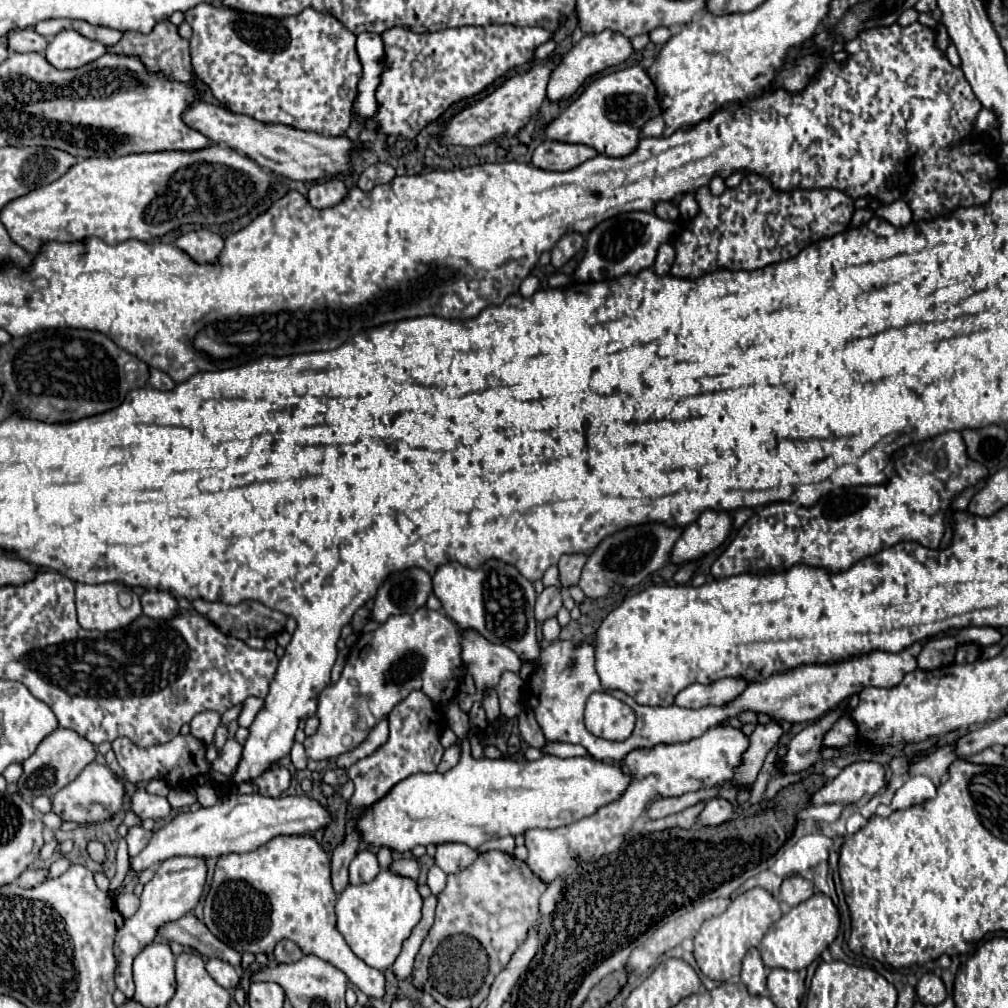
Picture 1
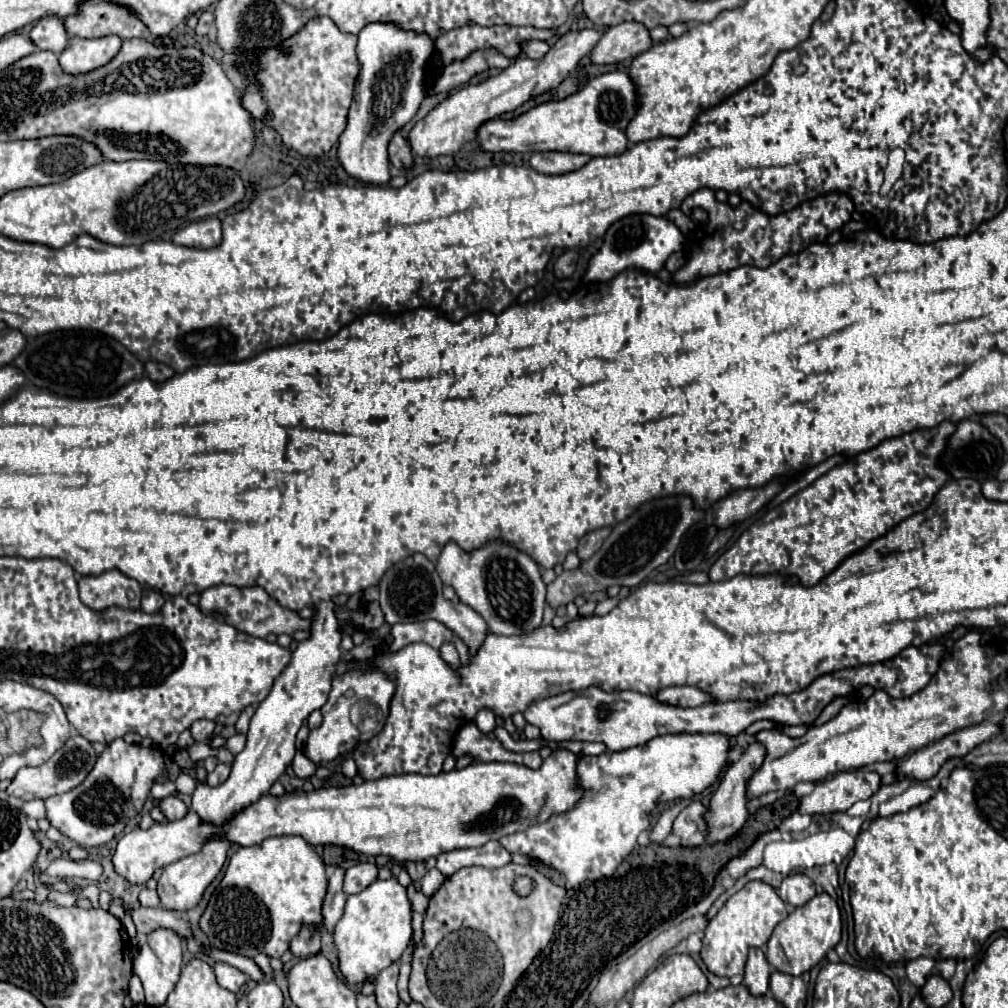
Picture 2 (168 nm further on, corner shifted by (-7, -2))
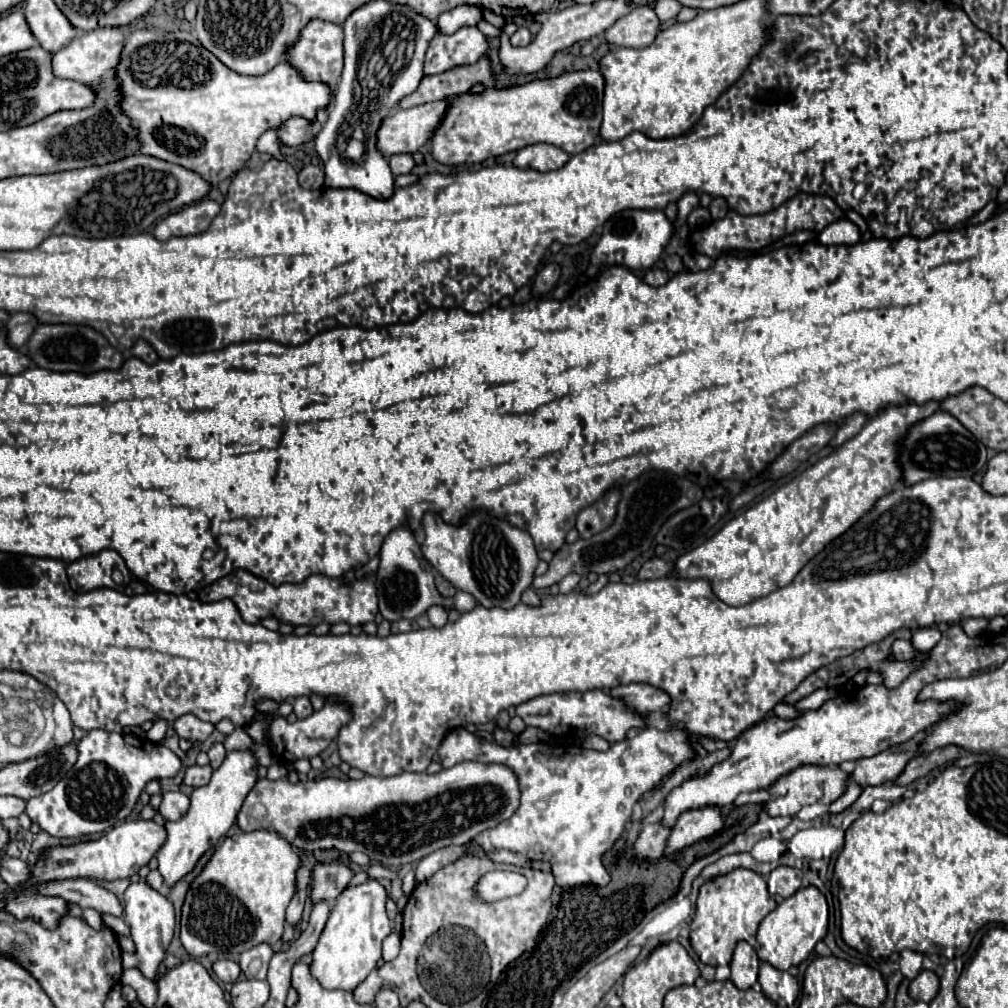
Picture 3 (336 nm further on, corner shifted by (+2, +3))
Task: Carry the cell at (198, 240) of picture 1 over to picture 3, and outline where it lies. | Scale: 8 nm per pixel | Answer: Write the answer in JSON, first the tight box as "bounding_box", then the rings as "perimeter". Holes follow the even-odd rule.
{"bounding_box":[155,199,221,239],"perimeter":[[[201,199],[193,205],[187,205],[183,207],[181,211],[177,213],[171,213],[167,215],[163,221],[159,221],[155,225],[155,239],[171,239],[173,235],[195,235],[195,233],[201,233],[205,231],[213,217],[221,211],[221,207],[211,201],[211,199]]]}

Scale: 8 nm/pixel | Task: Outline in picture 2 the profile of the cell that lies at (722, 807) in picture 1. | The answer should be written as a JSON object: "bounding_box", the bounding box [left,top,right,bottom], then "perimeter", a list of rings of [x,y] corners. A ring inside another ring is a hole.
{"bounding_box":[672,802,706,846],"perimeter":[[[692,802],[680,812],[674,822],[672,834],[682,838],[682,846],[700,846],[706,842],[706,806]]]}

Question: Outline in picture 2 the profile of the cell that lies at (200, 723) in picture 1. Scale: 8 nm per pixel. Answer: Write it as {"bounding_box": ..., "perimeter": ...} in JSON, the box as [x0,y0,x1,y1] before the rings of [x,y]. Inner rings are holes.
{"bounding_box":[190,720,216,742],"perimeter":[[[196,720],[192,726],[190,726],[190,732],[192,732],[192,738],[196,742],[204,742],[208,736],[212,736],[216,724],[212,720]]]}

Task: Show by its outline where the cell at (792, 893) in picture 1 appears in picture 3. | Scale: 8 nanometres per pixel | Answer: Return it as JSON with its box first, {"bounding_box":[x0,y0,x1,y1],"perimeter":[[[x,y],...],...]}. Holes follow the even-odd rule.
{"bounding_box":[767,865,801,899],"perimeter":[[[781,865],[769,873],[767,885],[769,885],[771,895],[779,895],[787,899],[801,887],[801,871],[795,867]]]}

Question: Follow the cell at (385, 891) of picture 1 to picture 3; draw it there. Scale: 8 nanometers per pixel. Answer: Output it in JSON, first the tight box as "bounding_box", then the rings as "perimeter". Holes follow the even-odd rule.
{"bounding_box":[309,879,391,991],"perimeter":[[[375,879],[349,887],[339,895],[313,949],[313,959],[309,965],[311,975],[325,989],[353,991],[377,967],[377,961],[381,959],[381,941],[391,933],[391,919],[385,911],[385,901],[387,893]]]}

